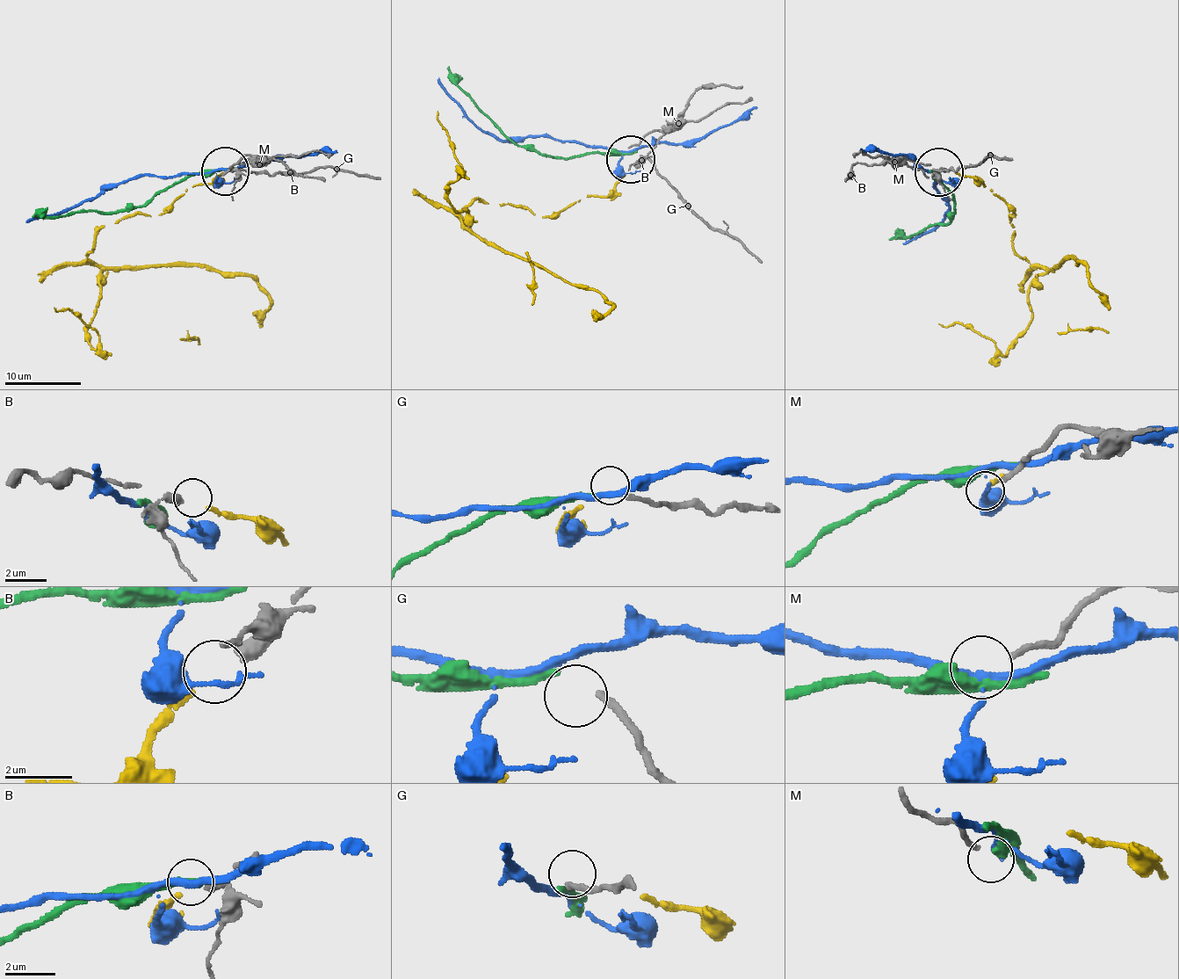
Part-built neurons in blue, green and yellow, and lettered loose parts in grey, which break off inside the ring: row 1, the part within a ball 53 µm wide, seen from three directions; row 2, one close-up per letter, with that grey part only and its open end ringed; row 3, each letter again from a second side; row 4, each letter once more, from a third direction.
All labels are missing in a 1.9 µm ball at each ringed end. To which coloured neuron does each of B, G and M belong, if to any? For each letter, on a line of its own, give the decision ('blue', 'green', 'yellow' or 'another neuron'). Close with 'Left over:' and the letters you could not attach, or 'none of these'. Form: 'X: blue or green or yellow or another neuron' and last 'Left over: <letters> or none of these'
B: yellow
G: another neuron
M: another neuron
Left over: G, M

